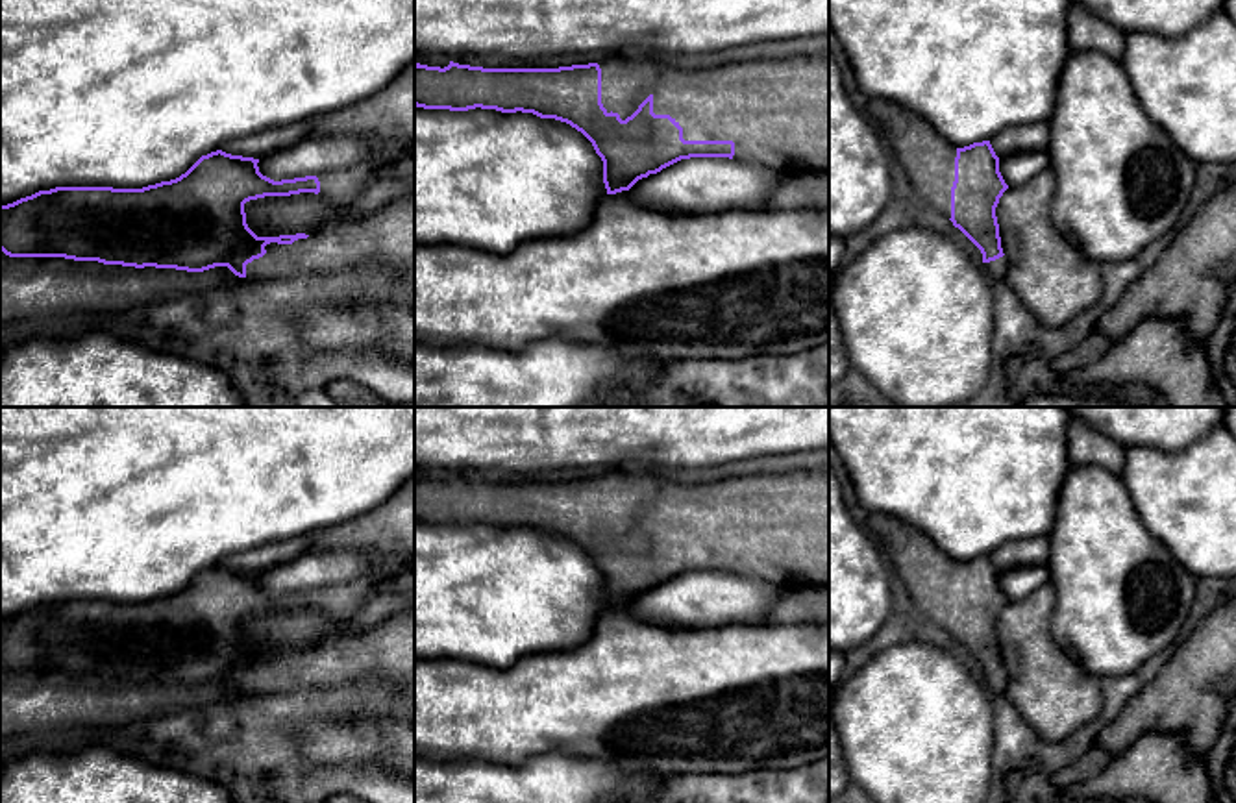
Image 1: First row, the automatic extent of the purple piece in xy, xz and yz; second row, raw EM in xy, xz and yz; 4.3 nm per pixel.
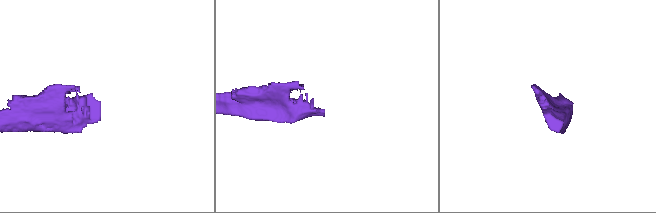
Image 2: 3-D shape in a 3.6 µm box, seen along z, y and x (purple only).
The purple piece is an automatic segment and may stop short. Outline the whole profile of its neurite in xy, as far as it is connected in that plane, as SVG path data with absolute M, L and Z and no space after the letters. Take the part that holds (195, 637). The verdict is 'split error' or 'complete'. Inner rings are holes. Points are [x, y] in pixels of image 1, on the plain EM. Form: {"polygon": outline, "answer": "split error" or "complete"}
{"polygon": "M411 476L387 501L374 511L311 535L307 551L366 551L368 570L346 583L316 590L274 596L259 587L259 574L231 570L222 564L202 570L185 588L142 603L113 601L56 601L39 605L13 618L0 620L0 664L9 672L65 672L74 675L98 675L122 681L155 681L187 686L204 686L228 681L246 694L290 694L300 690L326 690L366 679L403 688L414 683L414 607L396 612L372 629L357 633L331 633L316 646L305 649L257 651L246 638L244 618L265 611L290 611L300 607L322 612L344 625L361 605L379 592L414 596L414 476Z", "answer": "split error"}

